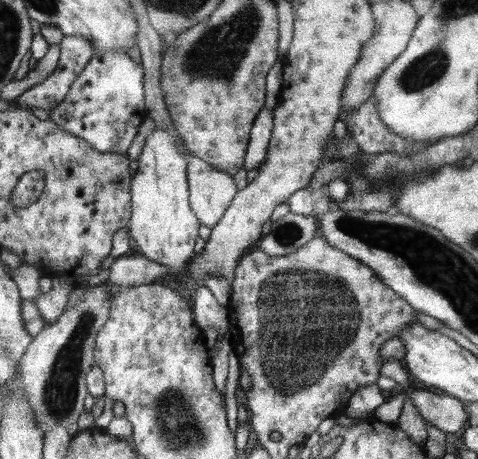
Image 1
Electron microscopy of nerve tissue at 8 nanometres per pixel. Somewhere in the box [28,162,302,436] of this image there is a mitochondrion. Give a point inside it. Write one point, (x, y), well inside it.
(61, 392)

